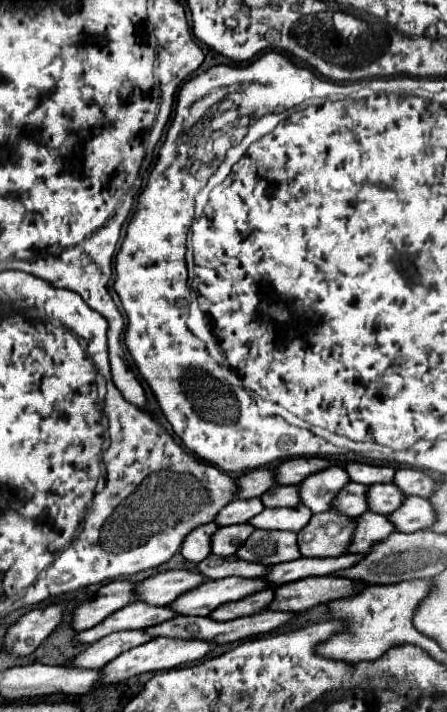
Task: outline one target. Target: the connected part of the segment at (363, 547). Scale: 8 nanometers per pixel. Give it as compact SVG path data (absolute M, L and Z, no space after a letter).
M367 511L367 515L359 515L357 519L359 527L355 529L355 543L351 543L351 551L345 553L367 553L375 541L381 541L395 531L389 519L379 513Z

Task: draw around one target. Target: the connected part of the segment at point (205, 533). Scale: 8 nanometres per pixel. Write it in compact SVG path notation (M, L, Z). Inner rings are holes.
M215 523L195 527L195 531L191 531L191 535L187 535L187 539L183 539L181 555L191 563L203 561L211 553L211 535L215 533L215 529L217 529Z

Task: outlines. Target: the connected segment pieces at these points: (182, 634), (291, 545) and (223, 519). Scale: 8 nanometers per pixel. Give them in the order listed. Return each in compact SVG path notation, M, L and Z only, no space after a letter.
M261 611L255 615L247 615L247 617L239 617L239 619L231 619L231 621L213 621L209 617L175 617L175 619L167 619L155 627L147 627L147 633L157 639L157 637L179 637L179 639L201 639L201 641L209 641L215 645L223 645L223 643L233 643L233 641L241 641L241 639L249 639L261 633L269 633L273 629L277 629L281 623L285 623L287 619L291 619L293 613L281 613L281 611Z
M253 531L247 543L239 547L235 557L243 561L275 565L299 559L299 547L295 533L289 531Z
M257 497L255 499L233 499L231 503L227 503L227 507L223 507L223 511L219 511L219 515L215 515L215 523L219 527L247 523L251 517L259 515L261 511L263 511L263 505Z

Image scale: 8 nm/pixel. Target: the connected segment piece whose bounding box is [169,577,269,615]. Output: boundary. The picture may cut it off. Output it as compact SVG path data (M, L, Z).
M225 577L217 581L205 581L199 587L183 593L169 607L177 615L209 615L223 603L243 599L255 591L267 589L265 579L243 579L243 577Z

